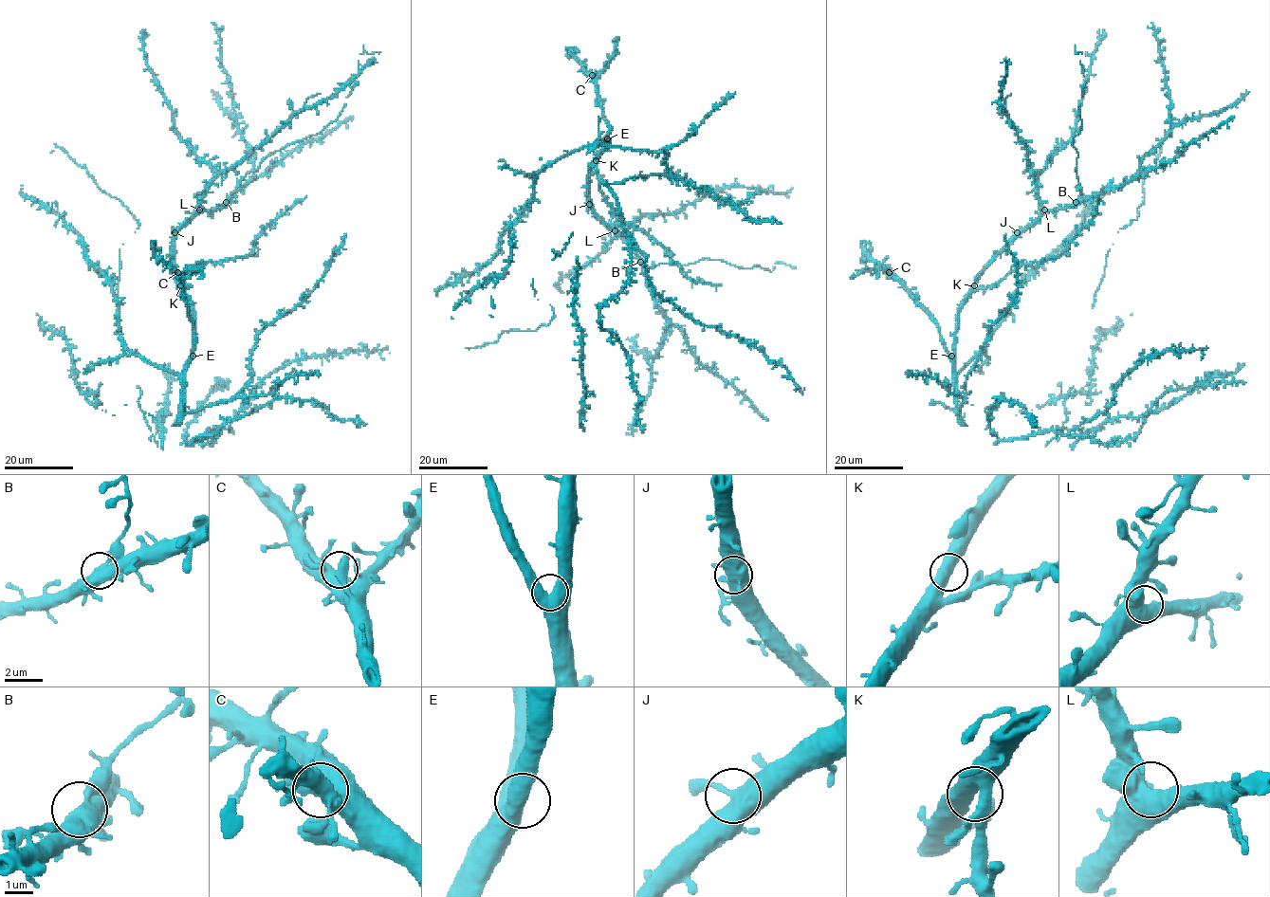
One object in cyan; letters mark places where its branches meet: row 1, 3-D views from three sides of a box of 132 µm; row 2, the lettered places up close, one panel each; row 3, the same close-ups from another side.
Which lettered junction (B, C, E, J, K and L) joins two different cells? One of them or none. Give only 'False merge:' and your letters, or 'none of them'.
False merge: none of them

